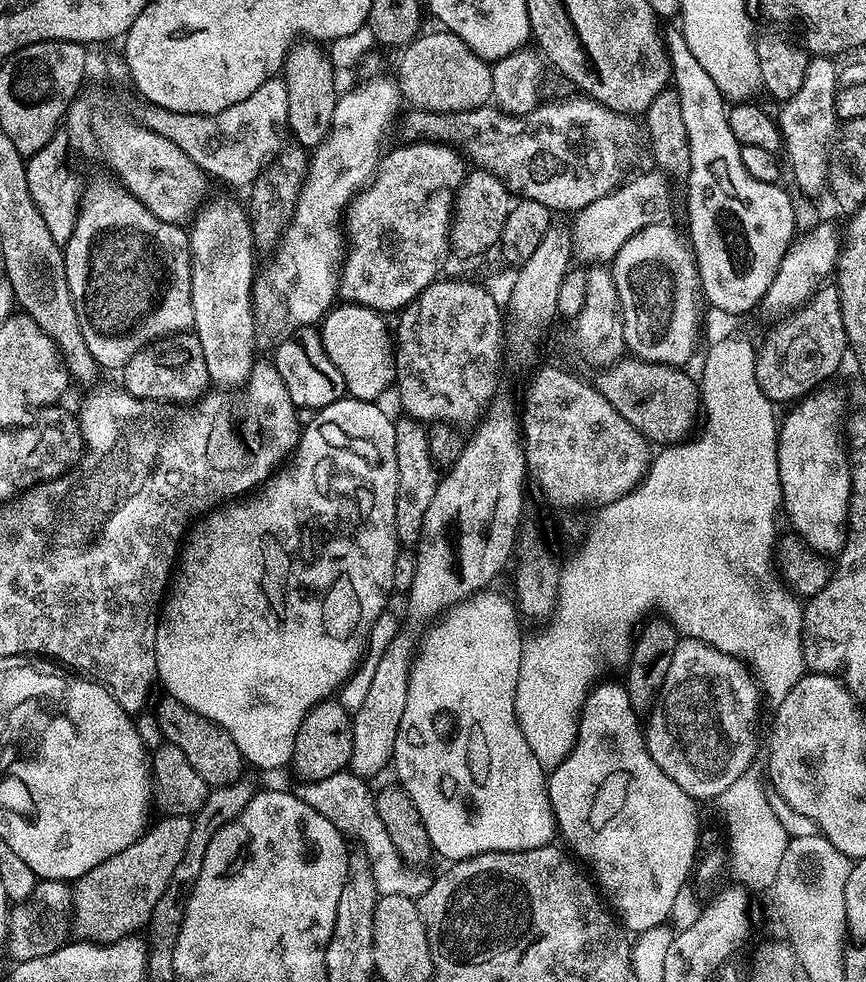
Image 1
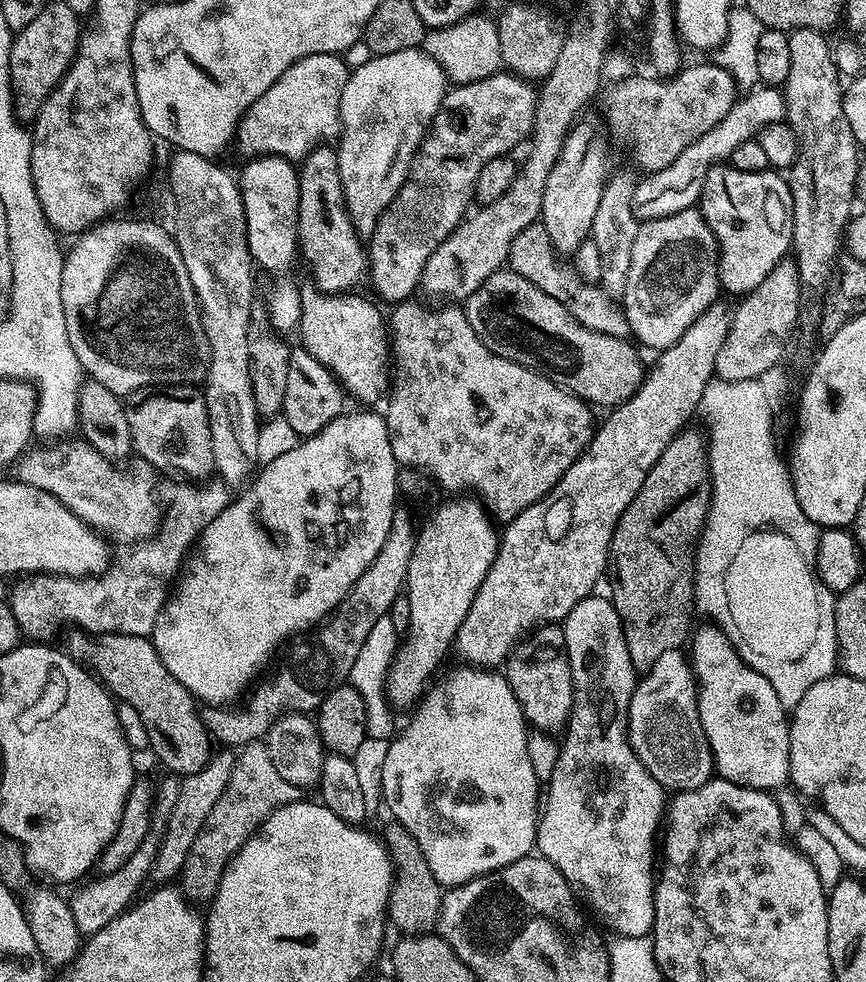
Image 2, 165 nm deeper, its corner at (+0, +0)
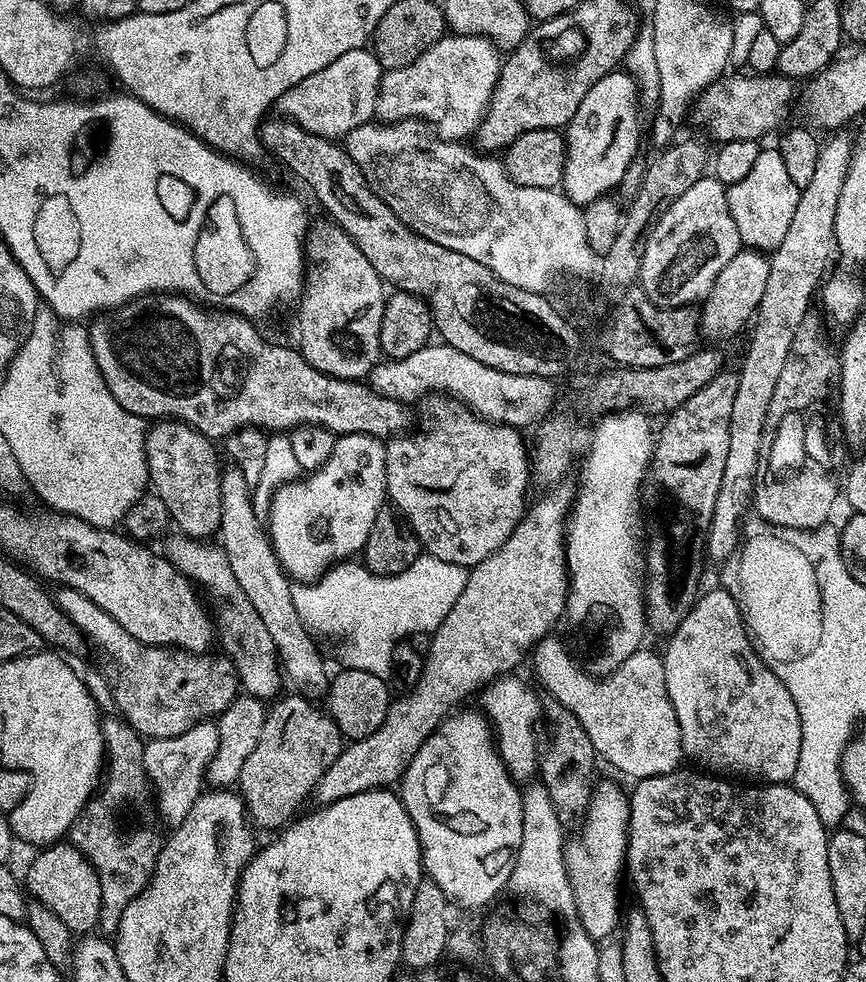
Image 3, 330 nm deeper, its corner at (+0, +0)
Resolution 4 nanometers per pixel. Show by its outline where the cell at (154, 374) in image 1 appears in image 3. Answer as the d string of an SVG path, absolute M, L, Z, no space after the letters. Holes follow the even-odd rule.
M161 420L147 429L144 449L151 491L166 502L169 521L193 540L215 537L222 522L222 467L217 445L178 420Z

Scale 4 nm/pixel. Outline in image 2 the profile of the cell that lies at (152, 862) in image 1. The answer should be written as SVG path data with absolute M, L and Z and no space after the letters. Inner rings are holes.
M216 750L206 762L202 770L183 777L180 780L178 802L174 802L174 810L166 817L168 824L160 836L160 850L156 854L156 861L152 863L151 879L156 882L170 882L179 877L182 866L186 862L186 854L190 854L190 846L194 846L194 838L198 838L198 830L202 830L202 822L214 810L218 798L222 798L222 790L230 780L234 770L237 753L232 750Z

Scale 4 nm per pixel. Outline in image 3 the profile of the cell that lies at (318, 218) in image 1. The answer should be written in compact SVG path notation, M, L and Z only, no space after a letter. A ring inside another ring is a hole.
M445 34L410 66L385 71L380 79L376 116L384 122L422 120L443 140L467 141L488 108L501 63L500 49L486 38Z

